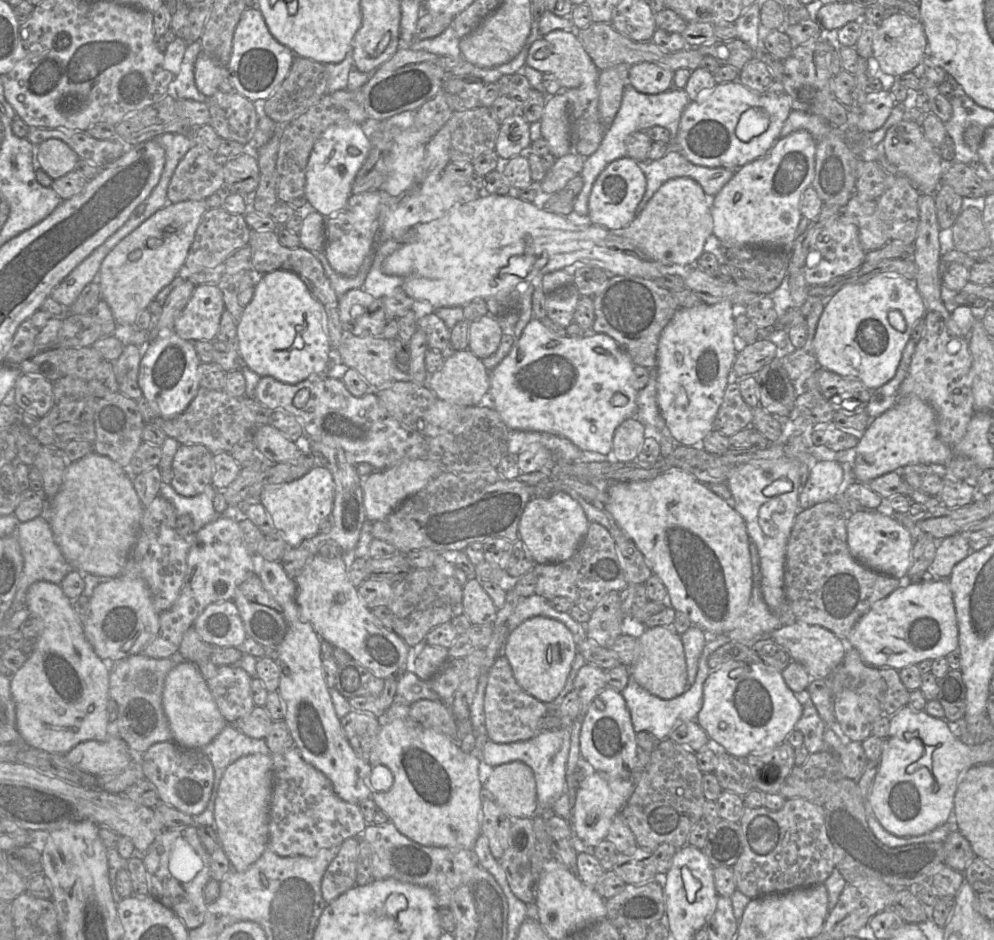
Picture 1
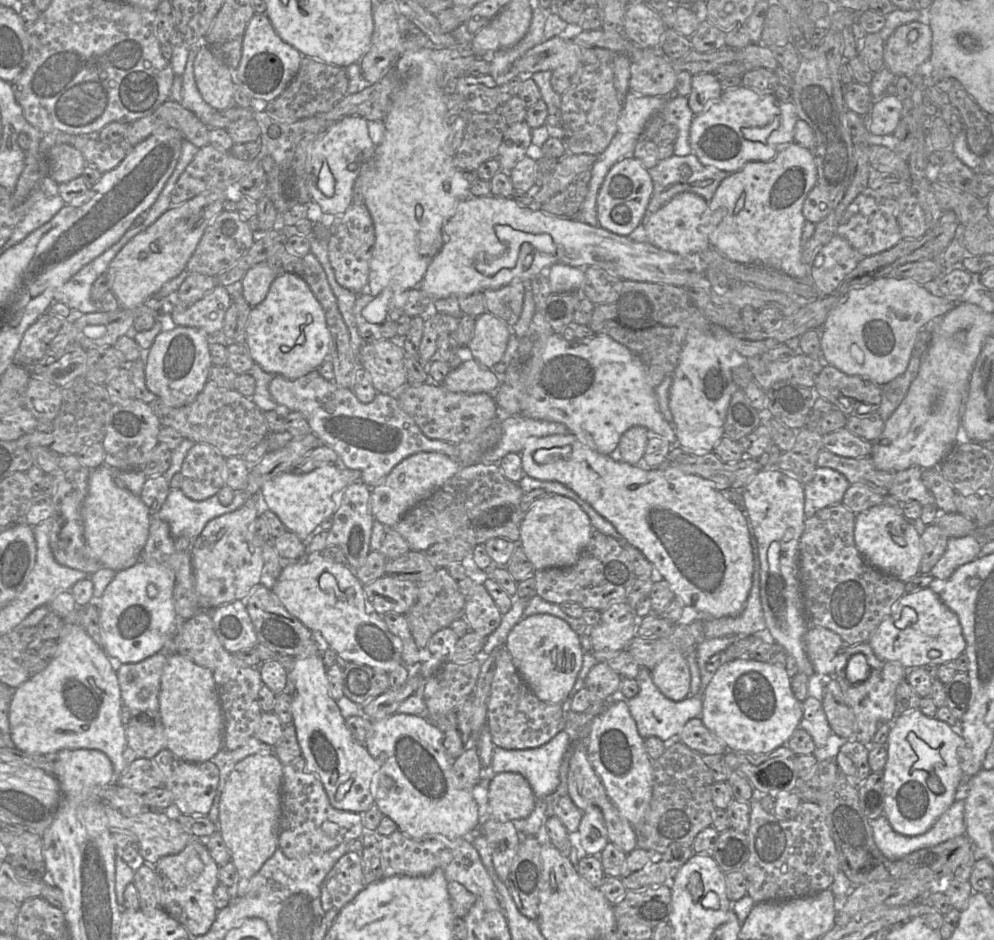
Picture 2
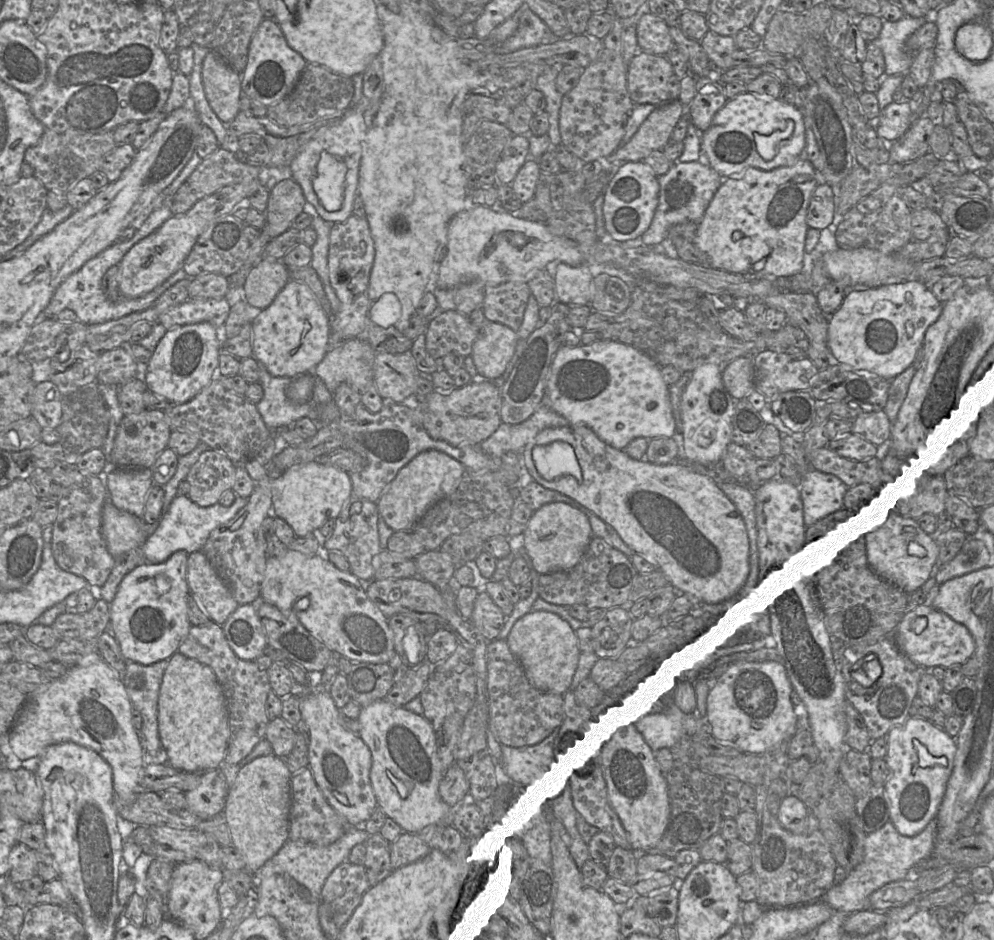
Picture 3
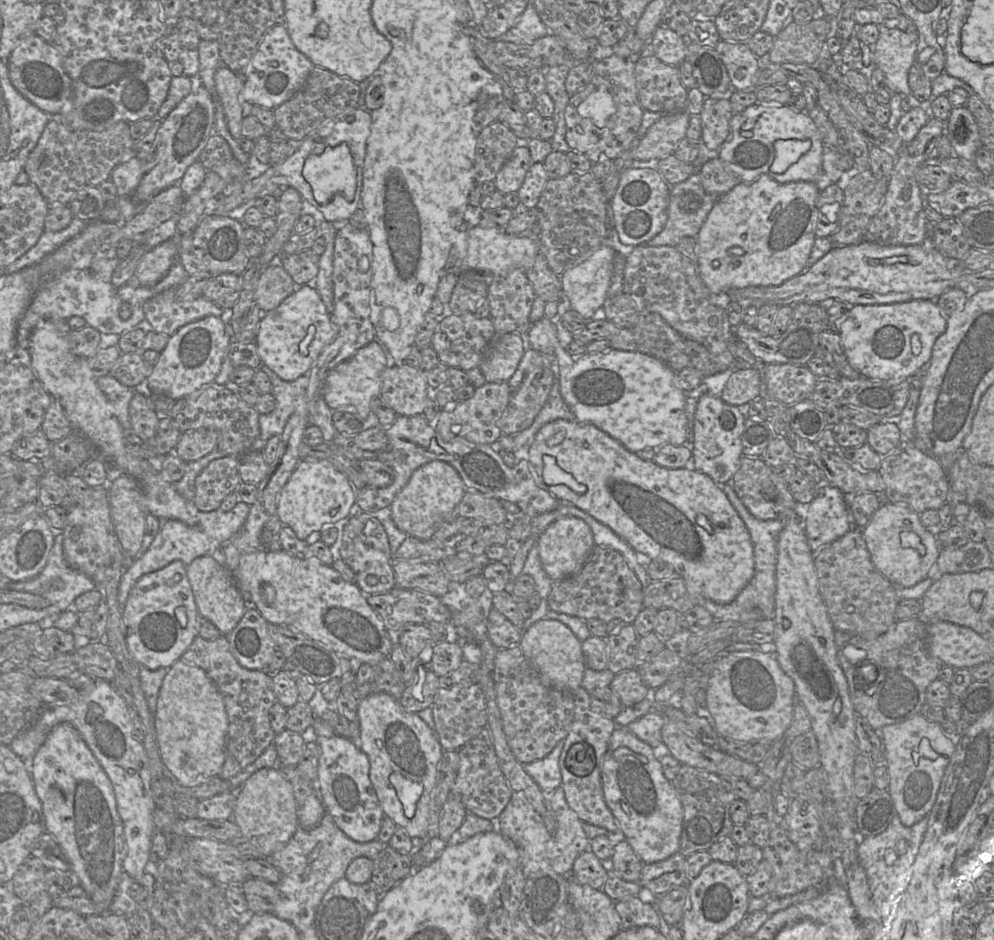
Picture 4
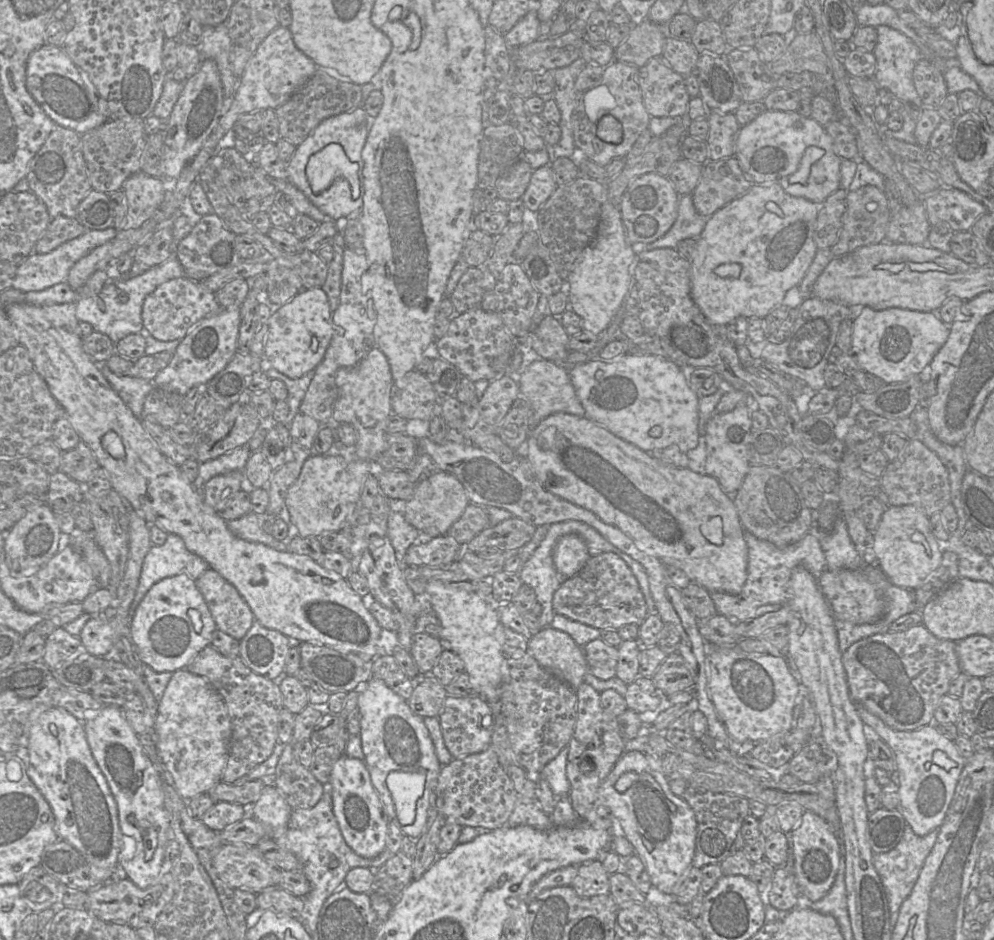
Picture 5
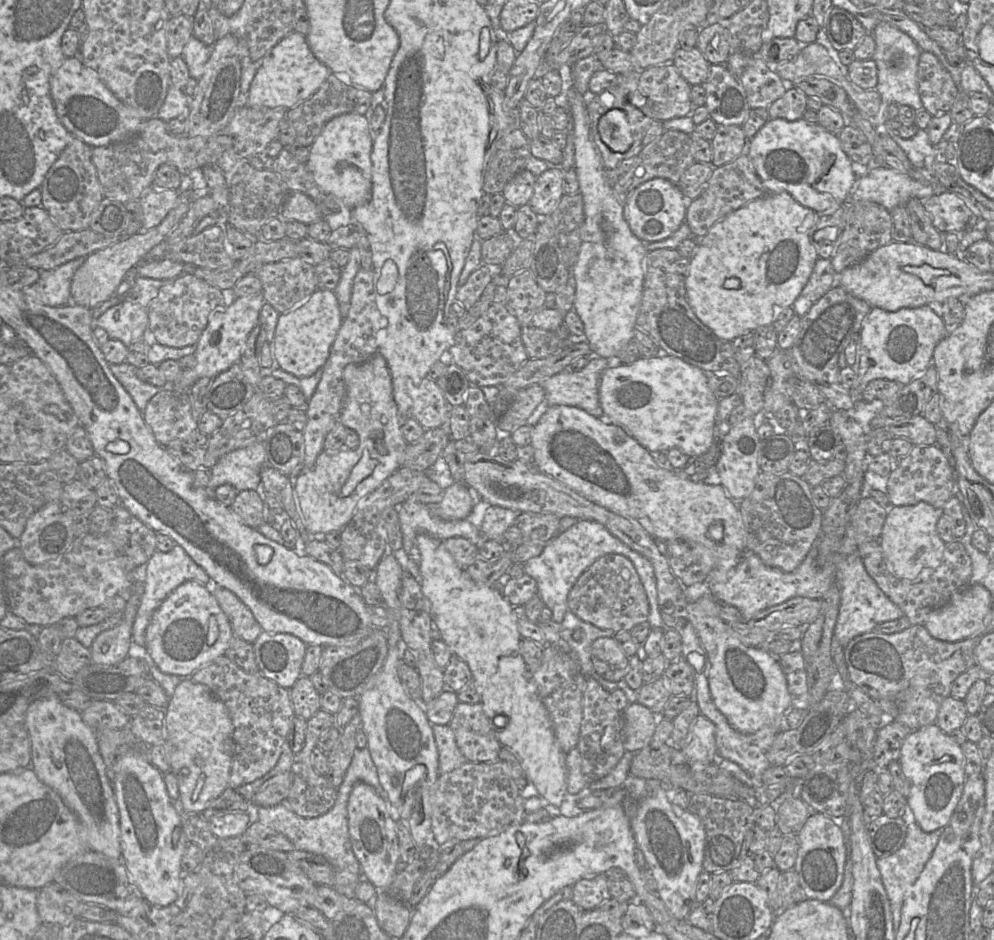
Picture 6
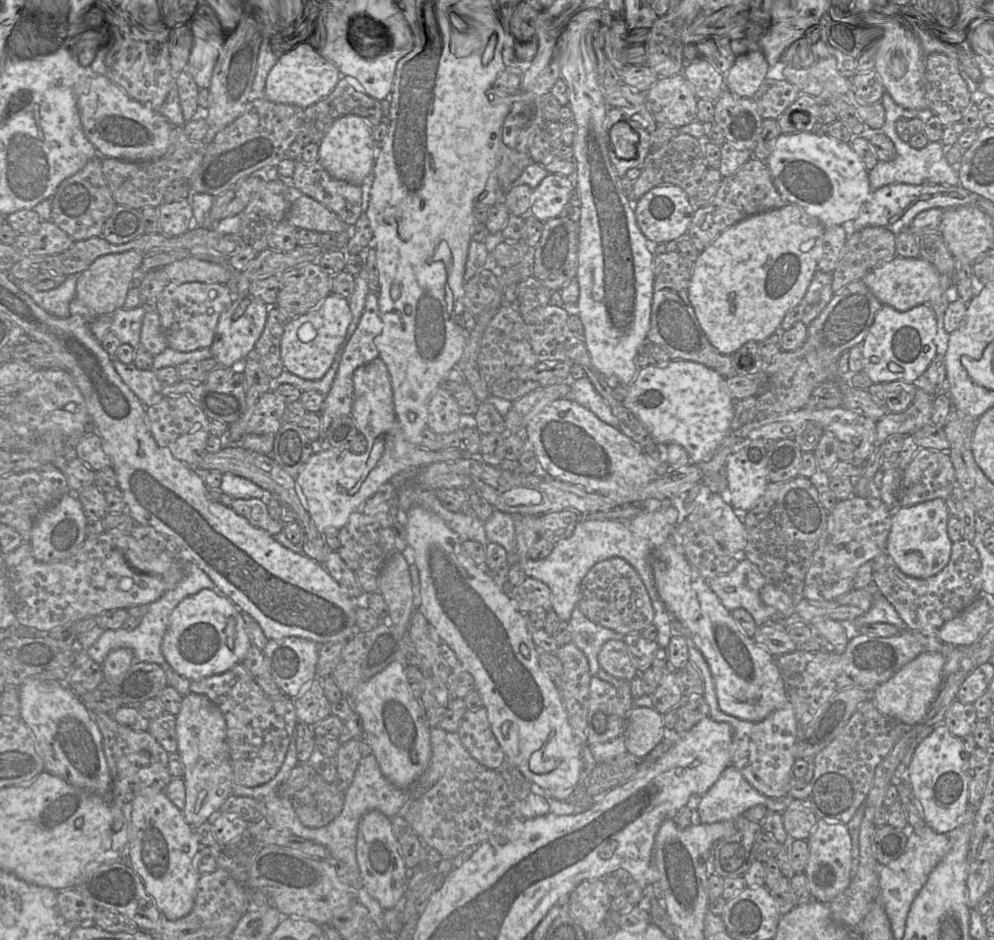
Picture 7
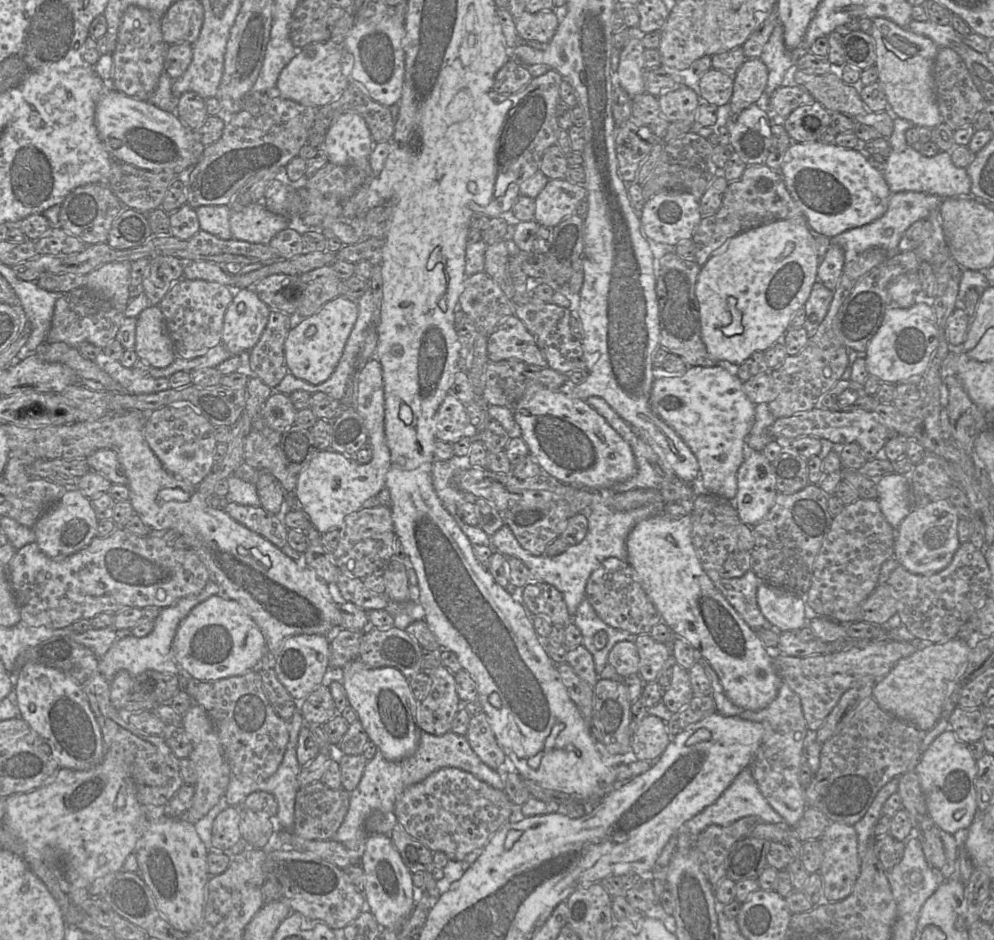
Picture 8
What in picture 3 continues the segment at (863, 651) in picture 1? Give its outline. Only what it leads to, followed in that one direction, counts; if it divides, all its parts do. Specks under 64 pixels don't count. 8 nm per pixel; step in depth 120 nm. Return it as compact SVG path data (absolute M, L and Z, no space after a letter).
M926 603L904 613L893 633L893 639L904 655L926 670L962 665L975 651L974 639L964 625Z

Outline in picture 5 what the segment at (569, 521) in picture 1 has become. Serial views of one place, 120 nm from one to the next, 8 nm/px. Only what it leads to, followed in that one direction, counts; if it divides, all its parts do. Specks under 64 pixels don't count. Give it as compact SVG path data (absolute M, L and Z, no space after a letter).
M577 534L562 536L553 550L555 568L567 579L577 575L589 558L586 542Z

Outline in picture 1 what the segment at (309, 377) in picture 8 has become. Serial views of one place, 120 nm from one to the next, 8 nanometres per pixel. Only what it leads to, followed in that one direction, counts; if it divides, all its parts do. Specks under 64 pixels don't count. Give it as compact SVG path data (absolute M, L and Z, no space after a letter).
M275 270L256 275L253 297L244 307L236 327L237 350L242 363L260 377L271 376L283 383L296 384L308 377L323 375L333 359L322 308L302 279L292 271Z

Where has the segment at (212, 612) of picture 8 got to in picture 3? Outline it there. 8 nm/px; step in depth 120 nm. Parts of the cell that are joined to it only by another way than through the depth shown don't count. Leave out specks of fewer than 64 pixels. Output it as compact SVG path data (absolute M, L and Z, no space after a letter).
M178 550L162 563L143 563L127 573L110 603L110 631L126 661L150 665L178 651L192 626L188 618L188 553Z

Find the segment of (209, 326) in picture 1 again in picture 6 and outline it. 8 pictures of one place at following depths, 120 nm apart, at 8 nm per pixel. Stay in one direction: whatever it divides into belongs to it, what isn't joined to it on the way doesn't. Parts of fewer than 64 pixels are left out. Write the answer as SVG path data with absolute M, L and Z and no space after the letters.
M191 274L163 281L166 284L148 305L149 334L153 340L164 346L194 346L206 328L211 314L227 305L229 294Z

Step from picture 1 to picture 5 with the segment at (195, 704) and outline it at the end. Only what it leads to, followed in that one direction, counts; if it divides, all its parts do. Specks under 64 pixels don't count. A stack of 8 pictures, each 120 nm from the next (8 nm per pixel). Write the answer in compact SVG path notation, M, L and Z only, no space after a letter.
M186 668L172 673L163 697L157 703L154 732L158 758L172 775L173 787L182 799L207 793L222 781L230 750L231 721L223 697L206 678L193 674Z

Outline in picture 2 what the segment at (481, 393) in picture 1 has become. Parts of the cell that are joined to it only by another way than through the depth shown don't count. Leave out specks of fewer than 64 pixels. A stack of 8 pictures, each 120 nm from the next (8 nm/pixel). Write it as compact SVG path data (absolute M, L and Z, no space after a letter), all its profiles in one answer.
M471 358L462 362L456 369L450 369L441 385L451 392L494 394L499 387L499 383L499 375L492 369L482 366L475 359Z

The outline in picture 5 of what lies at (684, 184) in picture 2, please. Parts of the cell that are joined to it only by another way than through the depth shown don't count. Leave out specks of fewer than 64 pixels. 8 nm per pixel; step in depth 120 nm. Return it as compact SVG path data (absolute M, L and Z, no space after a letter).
M692 194L680 195L678 216L669 231L652 243L633 243L632 248L636 254L657 248L677 249L680 241L686 238L697 239L702 233L707 219L695 209Z

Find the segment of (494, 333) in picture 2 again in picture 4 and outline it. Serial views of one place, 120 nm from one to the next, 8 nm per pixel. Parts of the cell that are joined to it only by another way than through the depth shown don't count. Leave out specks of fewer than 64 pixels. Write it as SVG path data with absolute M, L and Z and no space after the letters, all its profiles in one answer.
M498 334L479 365L488 383L507 382L514 375L527 348L526 335Z

